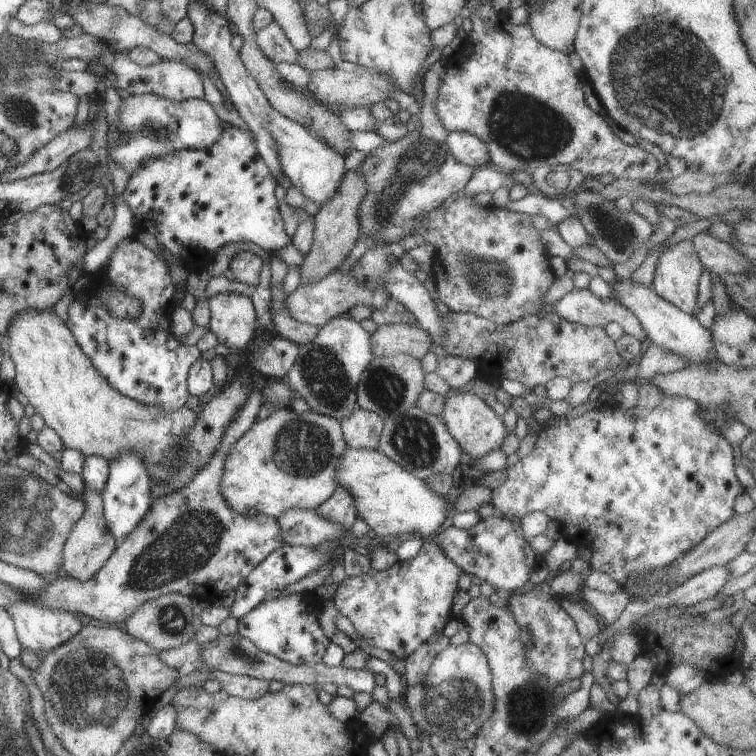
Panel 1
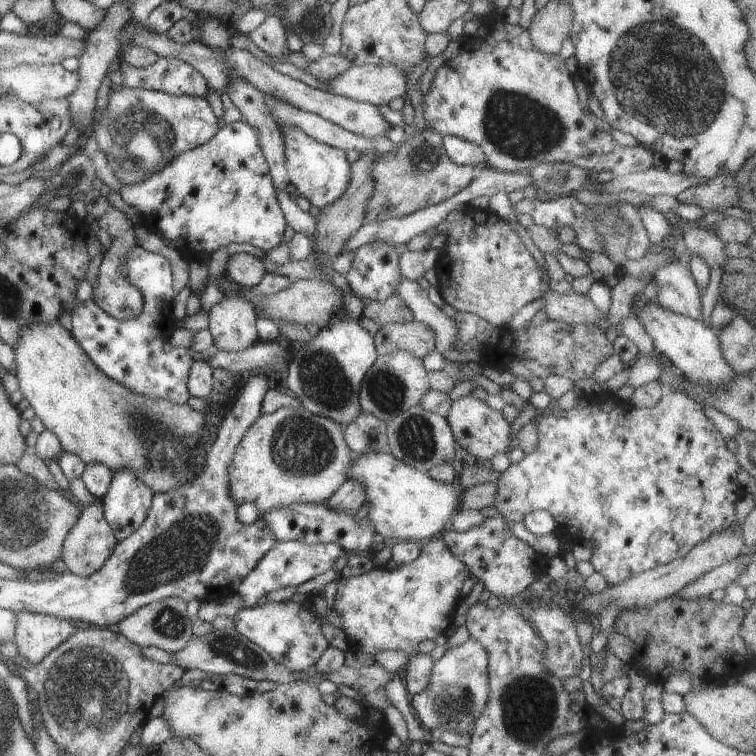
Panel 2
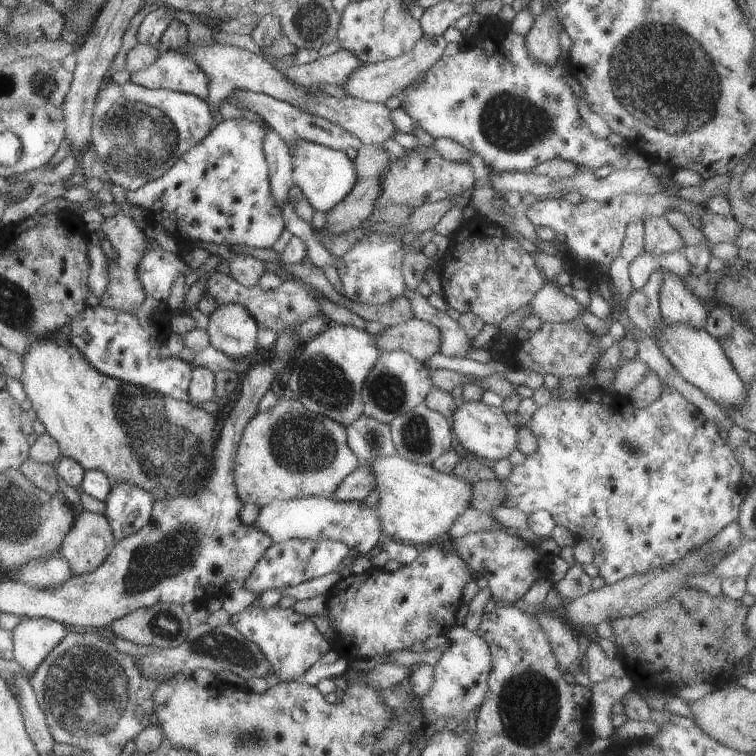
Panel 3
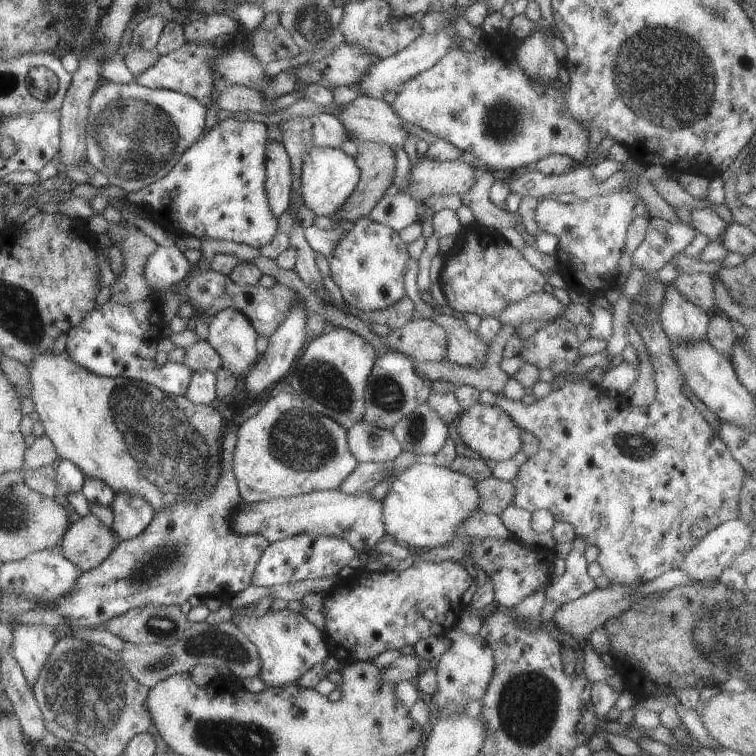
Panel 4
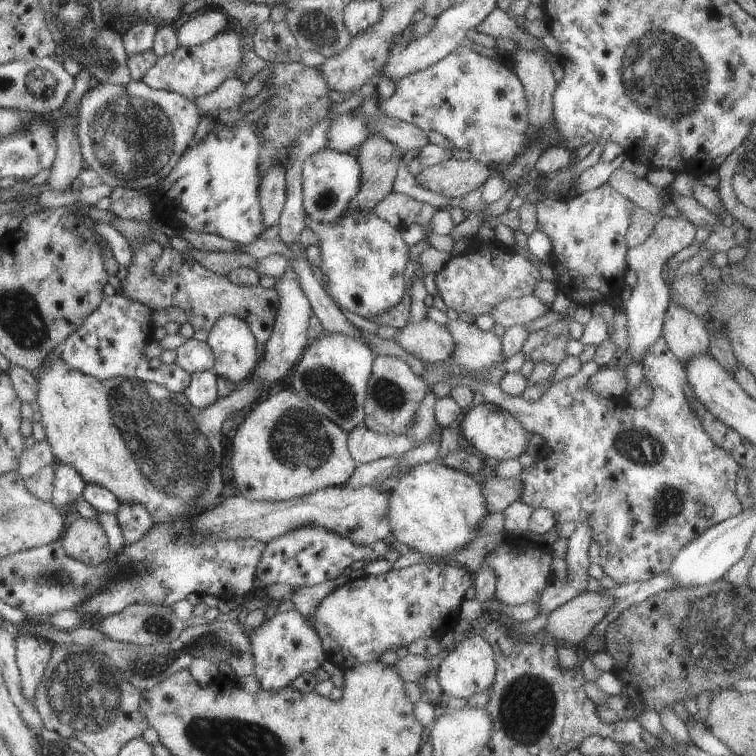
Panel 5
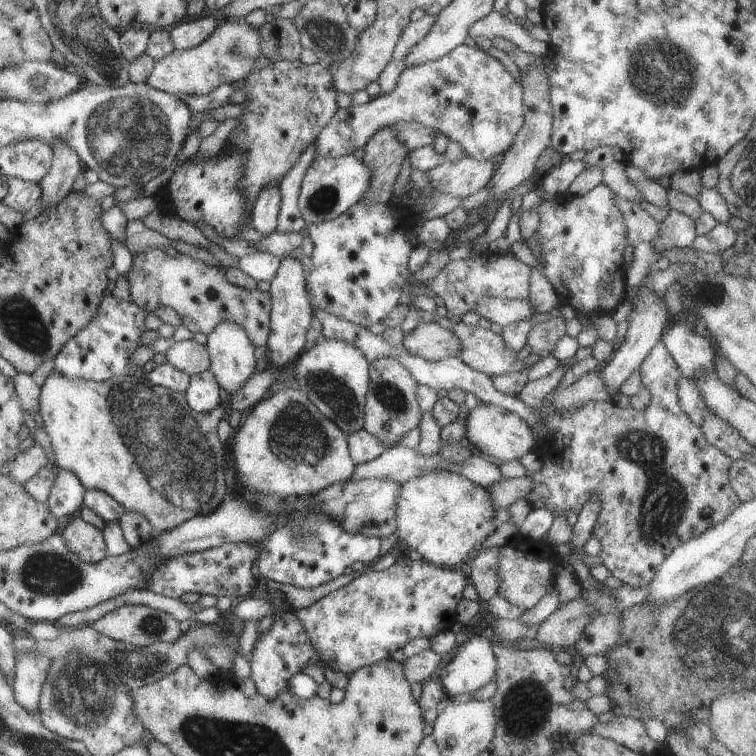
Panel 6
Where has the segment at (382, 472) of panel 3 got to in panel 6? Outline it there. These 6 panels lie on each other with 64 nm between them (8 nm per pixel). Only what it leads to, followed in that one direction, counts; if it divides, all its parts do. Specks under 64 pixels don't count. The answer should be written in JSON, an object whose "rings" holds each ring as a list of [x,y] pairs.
{"rings":[[[444,468],[415,475],[400,483],[395,495],[395,514],[394,532],[399,543],[407,547],[414,557],[440,567],[465,568],[463,562],[467,556],[479,548],[480,542],[495,529],[491,521],[495,510],[485,488]]]}

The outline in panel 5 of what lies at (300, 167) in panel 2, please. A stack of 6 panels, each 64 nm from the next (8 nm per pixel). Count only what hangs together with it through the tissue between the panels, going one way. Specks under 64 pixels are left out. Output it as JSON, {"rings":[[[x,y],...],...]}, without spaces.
{"rings":[[[321,149],[306,156],[302,162],[302,209],[315,222],[335,221],[346,210],[347,202],[359,190],[360,166],[346,152]]]}

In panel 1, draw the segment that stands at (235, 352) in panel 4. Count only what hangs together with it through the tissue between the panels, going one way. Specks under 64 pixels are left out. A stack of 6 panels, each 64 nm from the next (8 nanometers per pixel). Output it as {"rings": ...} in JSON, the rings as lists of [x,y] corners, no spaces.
{"rings":[[[235,292],[217,293],[210,296],[207,302],[210,312],[208,330],[216,336],[218,342],[238,352],[247,349],[254,338],[256,326],[255,311],[249,297]]]}

